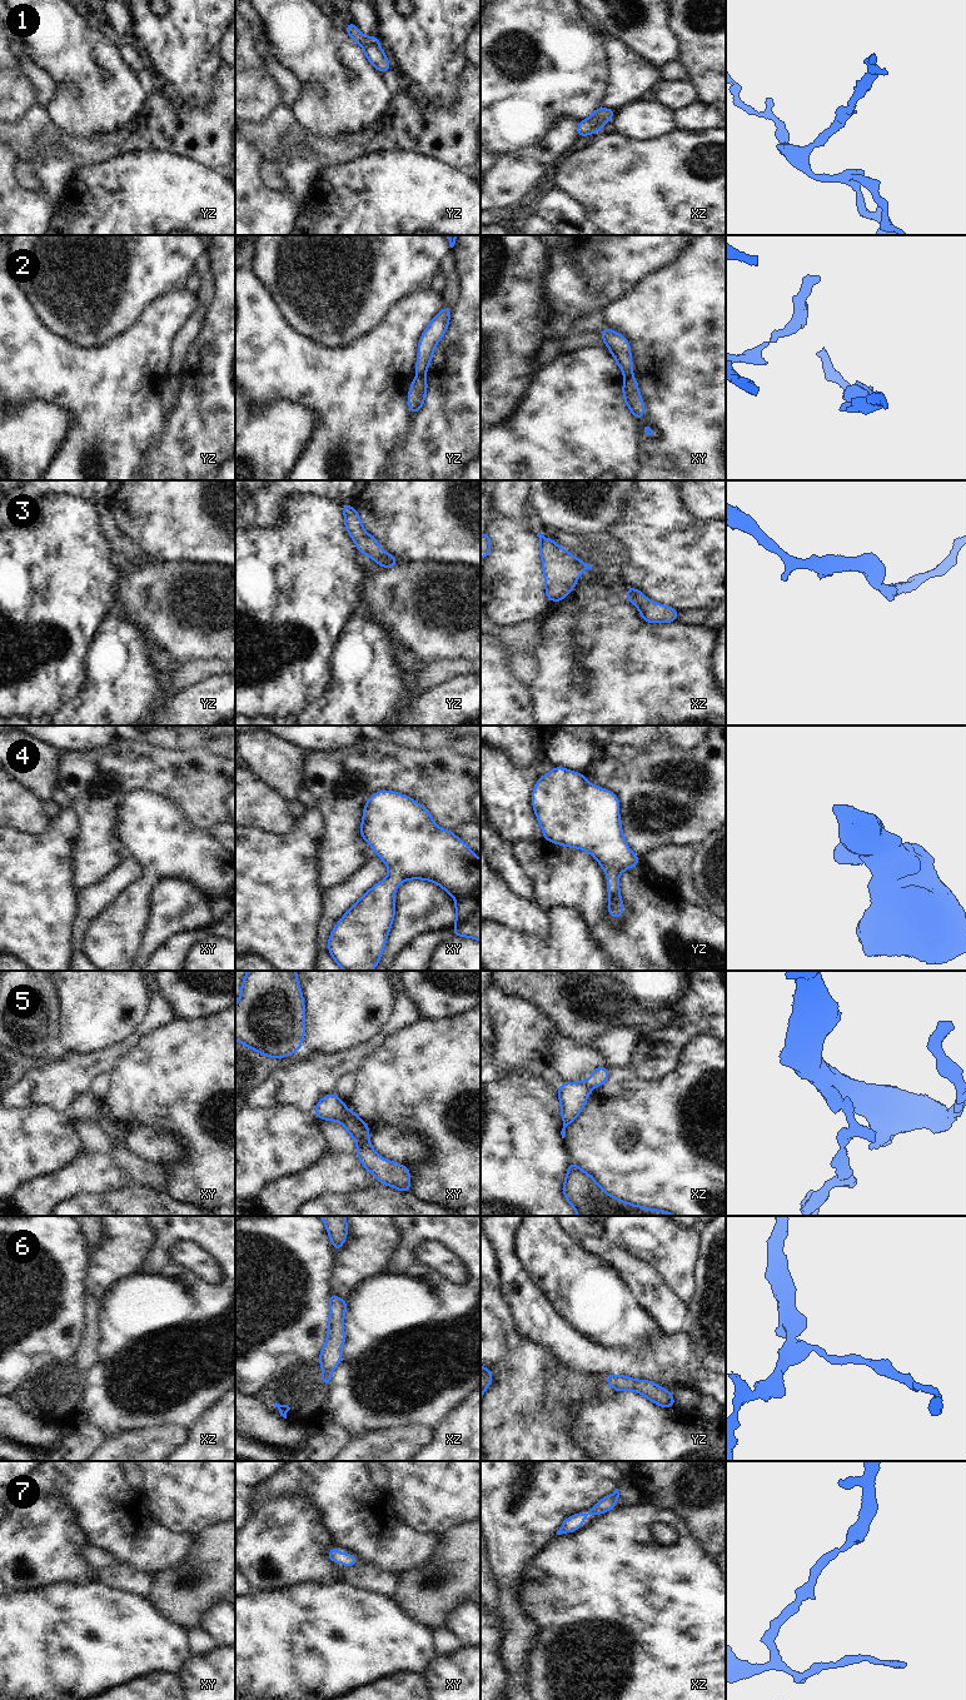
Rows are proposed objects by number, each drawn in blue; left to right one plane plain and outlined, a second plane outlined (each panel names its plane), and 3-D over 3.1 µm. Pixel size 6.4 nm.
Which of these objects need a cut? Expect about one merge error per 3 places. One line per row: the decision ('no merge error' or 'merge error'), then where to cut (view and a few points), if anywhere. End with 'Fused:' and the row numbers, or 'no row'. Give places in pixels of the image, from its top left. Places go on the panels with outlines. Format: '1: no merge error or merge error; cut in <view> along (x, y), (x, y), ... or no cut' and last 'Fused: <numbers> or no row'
1: no merge error; no cut
2: merge error; cut in yz along (417, 375), (423, 377)
3: no merge error; no cut
4: no merge error; no cut
5: merge error; cut in xy along (348, 1111), (340, 1122)
6: no merge error; no cut
7: no merge error; no cut
Fused: 2, 5

